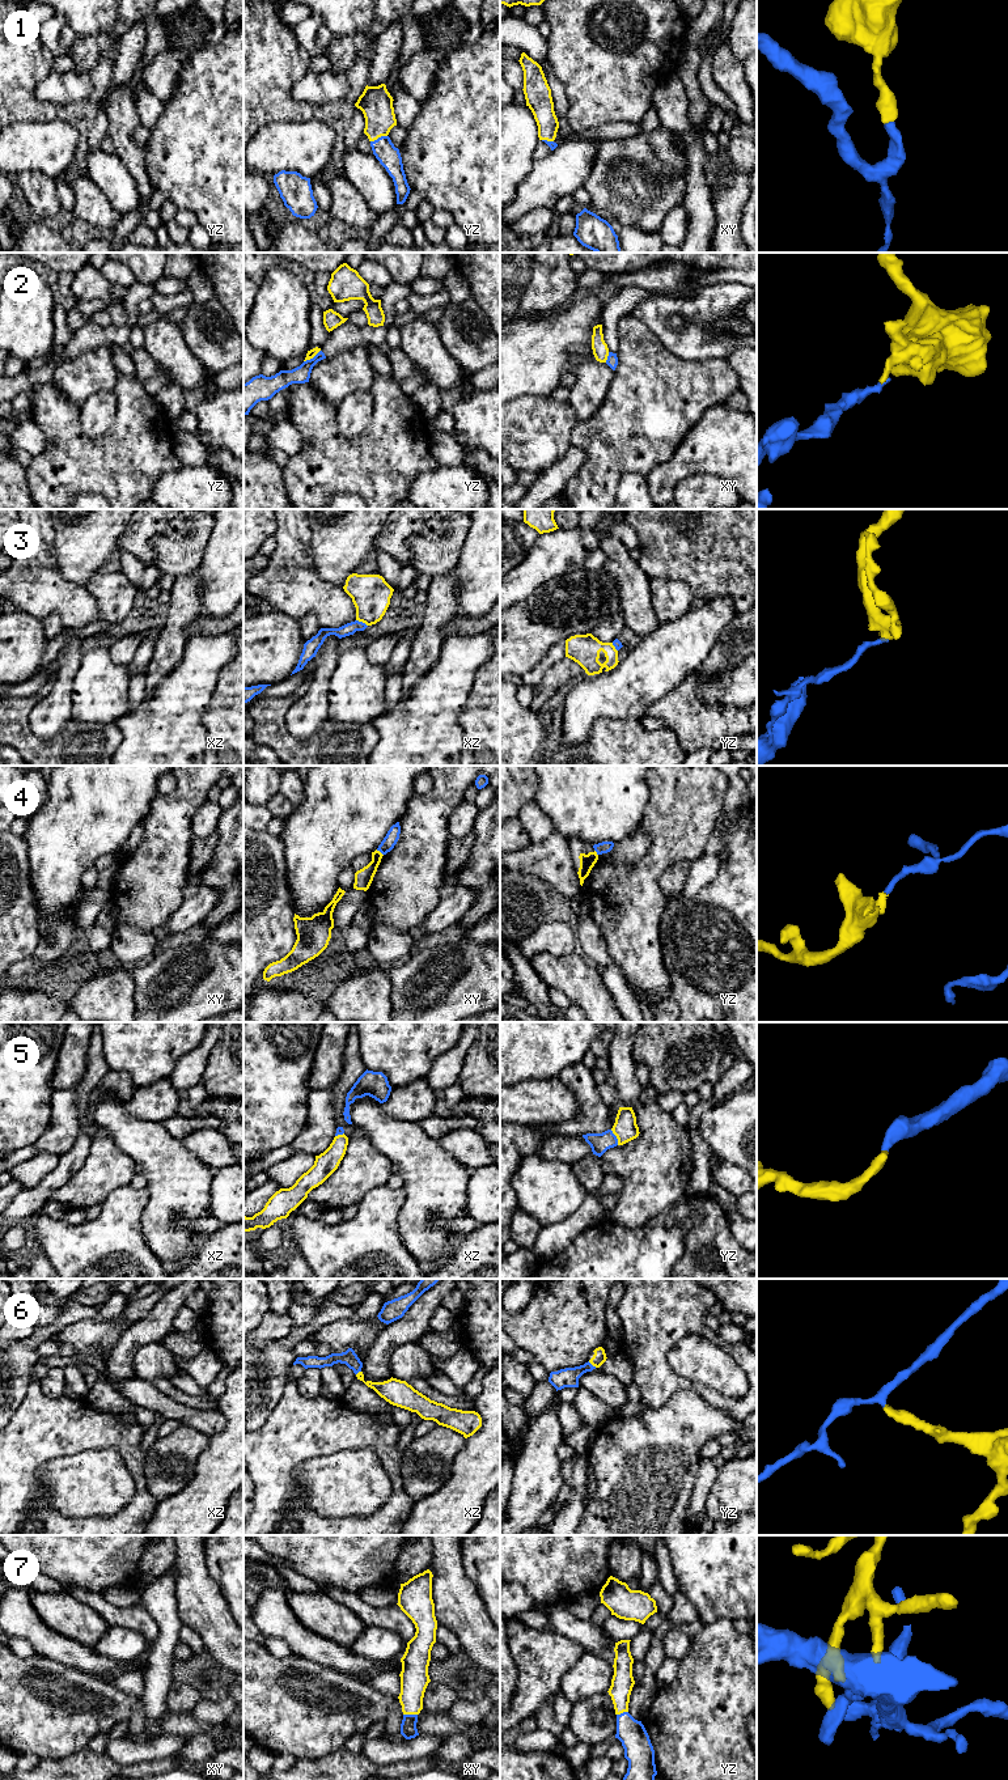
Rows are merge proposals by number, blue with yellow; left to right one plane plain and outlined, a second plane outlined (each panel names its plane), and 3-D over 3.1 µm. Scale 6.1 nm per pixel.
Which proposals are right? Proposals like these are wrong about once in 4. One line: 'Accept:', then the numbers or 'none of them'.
Accept: 1, 5, 7

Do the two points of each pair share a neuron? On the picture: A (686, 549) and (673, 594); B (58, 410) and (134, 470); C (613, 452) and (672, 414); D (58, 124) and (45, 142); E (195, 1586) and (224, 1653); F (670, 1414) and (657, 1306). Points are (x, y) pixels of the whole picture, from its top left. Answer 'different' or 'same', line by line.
A: different
B: same
C: same
D: same
E: same
F: different

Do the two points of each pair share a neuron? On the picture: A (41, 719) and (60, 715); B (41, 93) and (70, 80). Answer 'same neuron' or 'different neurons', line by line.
A: same neuron
B: same neuron

